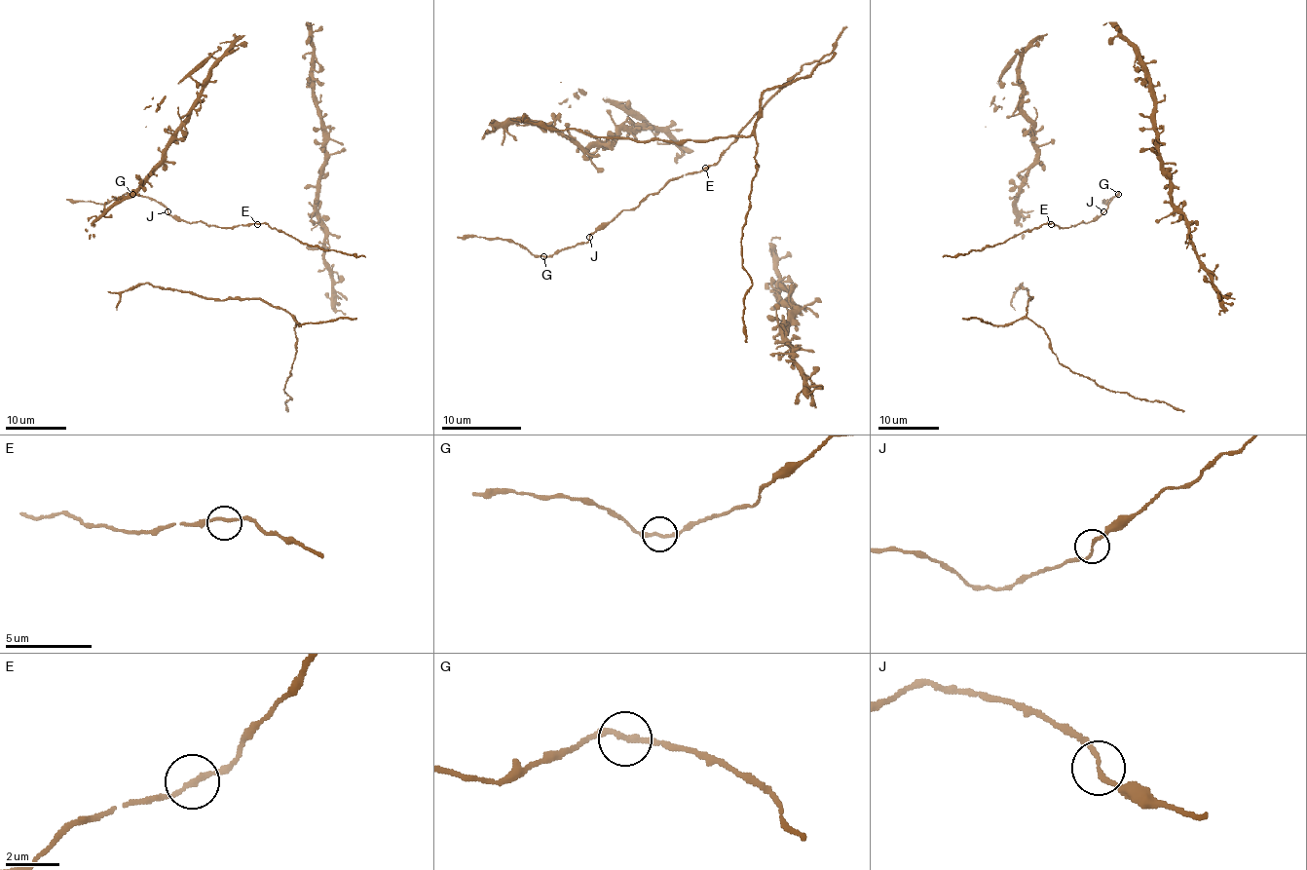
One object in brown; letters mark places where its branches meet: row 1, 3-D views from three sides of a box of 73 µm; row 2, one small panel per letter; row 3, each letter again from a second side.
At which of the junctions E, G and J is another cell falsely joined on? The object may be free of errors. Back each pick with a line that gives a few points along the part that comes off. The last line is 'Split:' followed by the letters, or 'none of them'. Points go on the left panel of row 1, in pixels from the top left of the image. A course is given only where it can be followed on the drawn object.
Split: none of them

